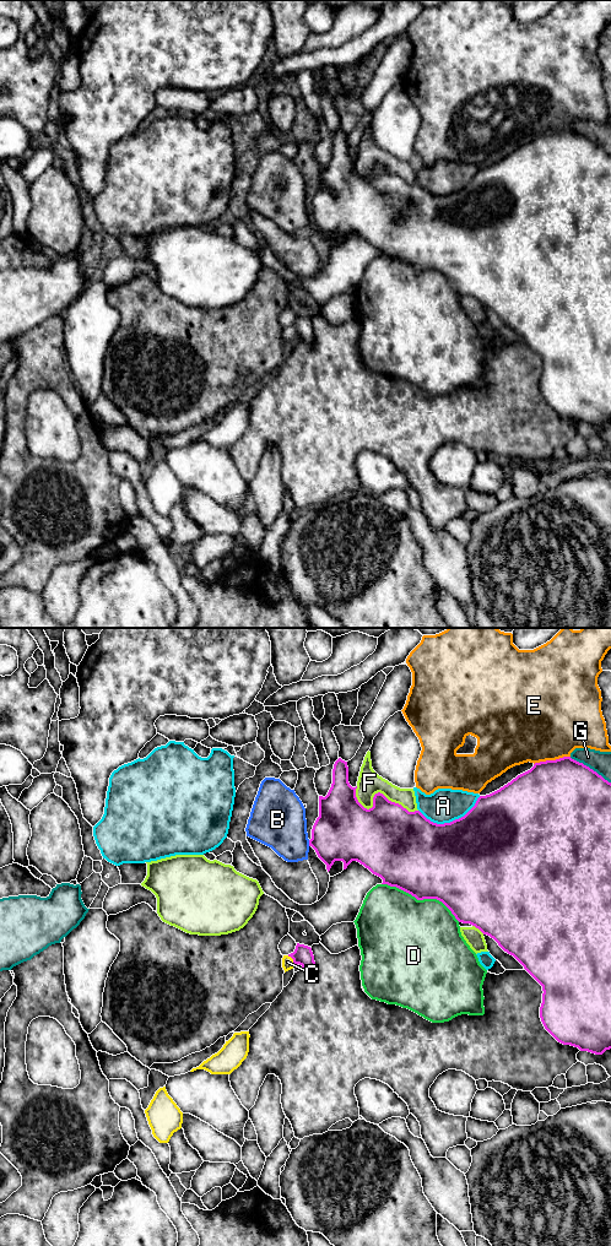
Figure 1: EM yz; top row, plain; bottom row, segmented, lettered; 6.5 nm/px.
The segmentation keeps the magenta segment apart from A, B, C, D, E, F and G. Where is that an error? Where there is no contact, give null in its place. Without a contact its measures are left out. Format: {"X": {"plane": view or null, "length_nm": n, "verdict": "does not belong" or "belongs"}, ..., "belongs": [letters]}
{"A": {"plane": "yz", "length_nm": 420, "verdict": "does not belong"}, "B": {"plane": "yz", "length_nm": 40, "verdict": "does not belong"}, "C": {"plane": "yz", "length_nm": 90, "verdict": "belongs"}, "D": {"plane": "yz", "length_nm": 550, "verdict": "does not belong"}, "E": {"plane": "yz", "length_nm": 240, "verdict": "does not belong"}, "F": {"plane": "yz", "length_nm": 440, "verdict": "does not belong"}, "G": {"plane": "yz", "length_nm": 320, "verdict": "does not belong"}, "belongs": ["C"]}

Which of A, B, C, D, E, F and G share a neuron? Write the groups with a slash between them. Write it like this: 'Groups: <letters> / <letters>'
Groups: A / B / C / D / E / F / G

